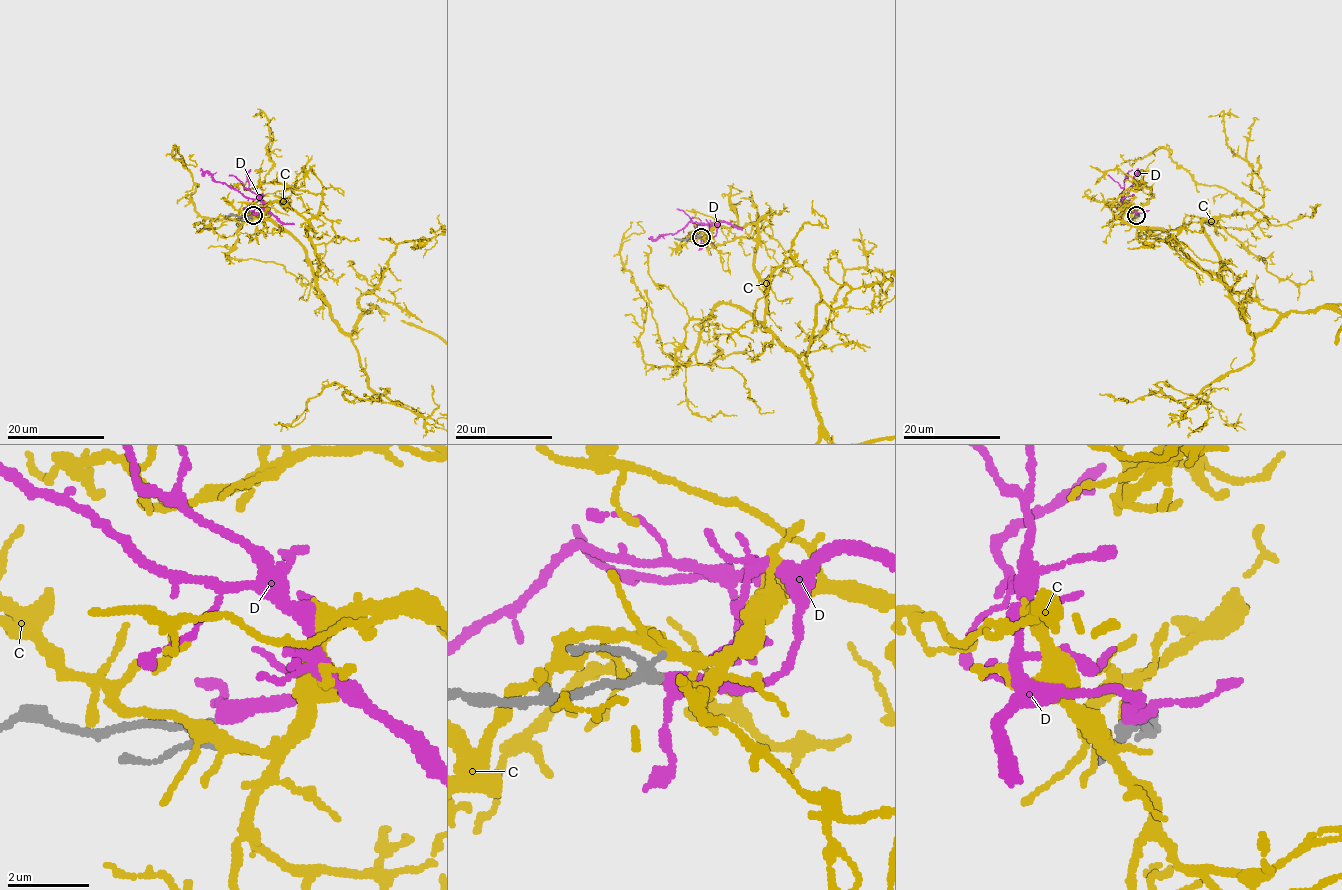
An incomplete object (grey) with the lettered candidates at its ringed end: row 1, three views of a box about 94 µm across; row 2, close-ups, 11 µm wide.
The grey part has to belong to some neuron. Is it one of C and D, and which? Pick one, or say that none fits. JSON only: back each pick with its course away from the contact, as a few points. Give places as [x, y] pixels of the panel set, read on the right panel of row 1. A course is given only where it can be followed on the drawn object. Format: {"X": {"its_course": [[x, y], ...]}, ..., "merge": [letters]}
{"D": {"its_course": [[1135, 215], [1133, 211], [1124, 211], [1121, 194], [1133, 183], [1137, 171]]}, "merge": ["D"]}

